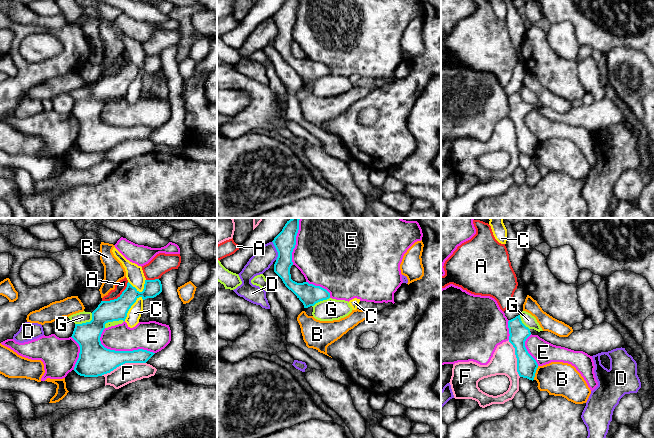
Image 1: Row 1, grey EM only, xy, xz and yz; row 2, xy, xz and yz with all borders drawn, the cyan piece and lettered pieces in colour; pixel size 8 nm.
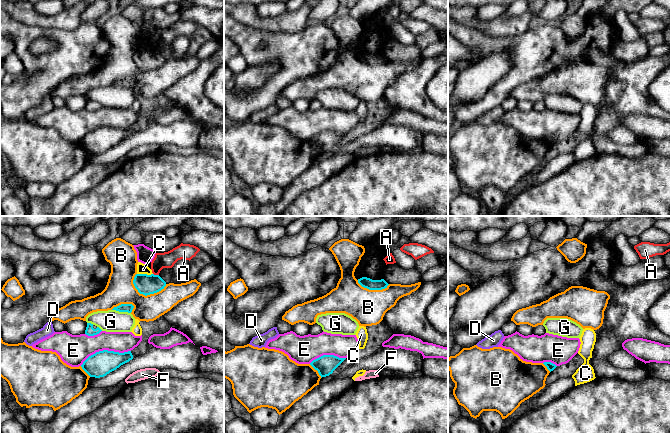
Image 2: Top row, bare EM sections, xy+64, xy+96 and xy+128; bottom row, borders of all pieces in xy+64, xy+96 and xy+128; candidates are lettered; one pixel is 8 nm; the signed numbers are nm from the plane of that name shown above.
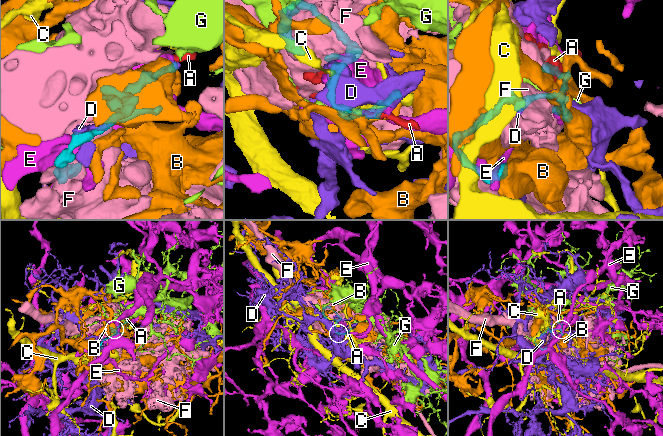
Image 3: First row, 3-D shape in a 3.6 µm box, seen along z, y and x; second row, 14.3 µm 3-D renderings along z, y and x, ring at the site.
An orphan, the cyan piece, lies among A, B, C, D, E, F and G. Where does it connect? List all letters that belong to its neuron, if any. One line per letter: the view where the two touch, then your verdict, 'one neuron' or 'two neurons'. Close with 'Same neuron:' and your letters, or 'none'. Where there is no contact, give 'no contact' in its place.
A: contact in xy; two neurons
B: contact in yz; two neurons
C: contact in xy; two neurons
D: contact in xz; two neurons
E: contact in xy; two neurons
F: contact in xy; two neurons
G: contact in xy; two neurons
Same neuron: none

